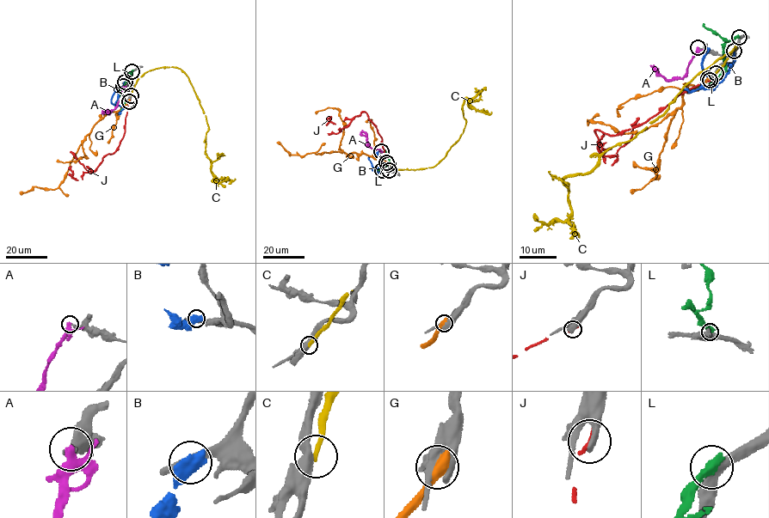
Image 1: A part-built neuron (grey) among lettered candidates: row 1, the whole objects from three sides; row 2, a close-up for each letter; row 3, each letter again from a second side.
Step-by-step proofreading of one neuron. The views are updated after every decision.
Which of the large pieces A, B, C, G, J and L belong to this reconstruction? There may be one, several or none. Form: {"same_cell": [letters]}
{"same_cell": []}

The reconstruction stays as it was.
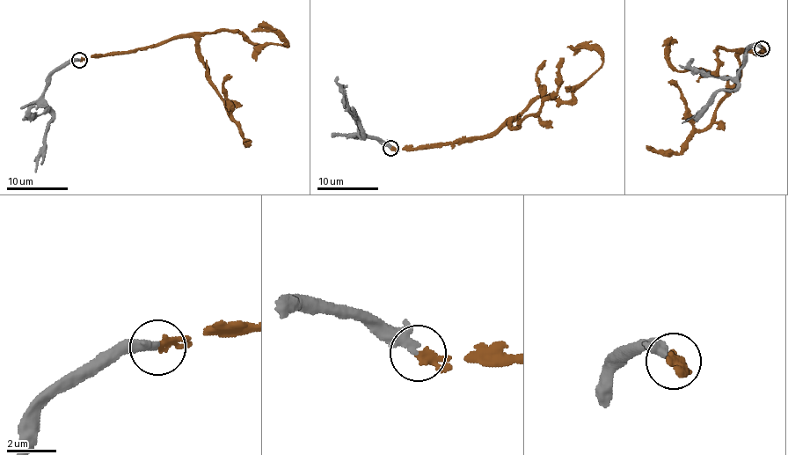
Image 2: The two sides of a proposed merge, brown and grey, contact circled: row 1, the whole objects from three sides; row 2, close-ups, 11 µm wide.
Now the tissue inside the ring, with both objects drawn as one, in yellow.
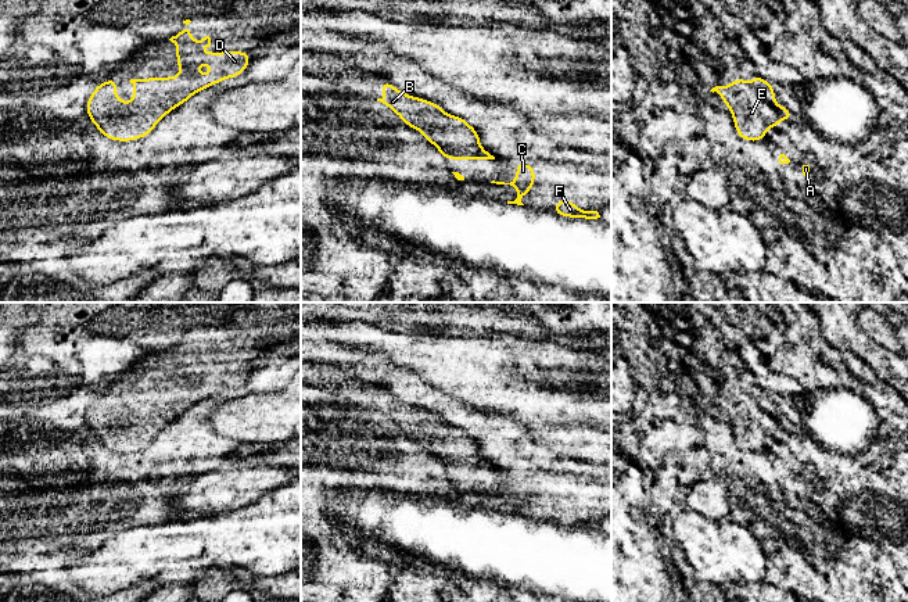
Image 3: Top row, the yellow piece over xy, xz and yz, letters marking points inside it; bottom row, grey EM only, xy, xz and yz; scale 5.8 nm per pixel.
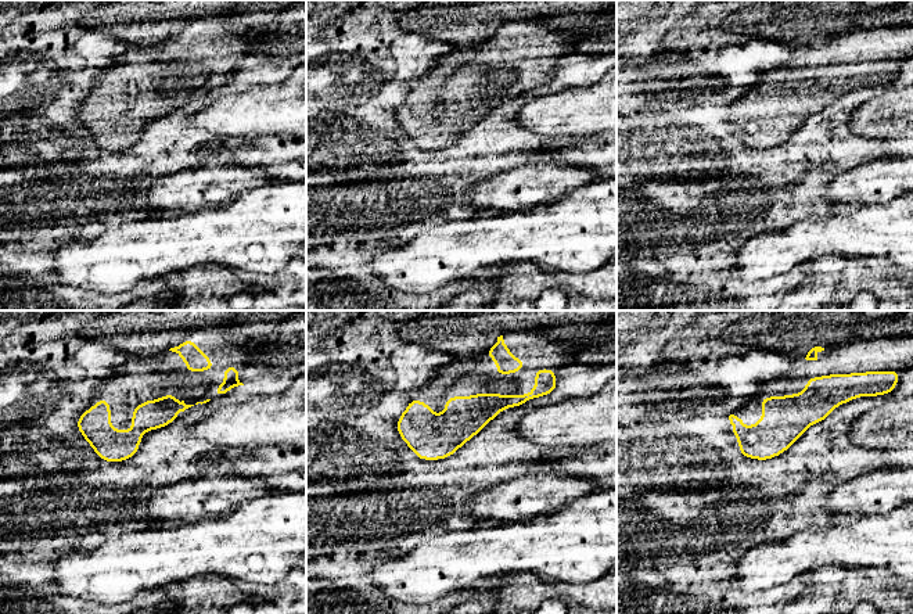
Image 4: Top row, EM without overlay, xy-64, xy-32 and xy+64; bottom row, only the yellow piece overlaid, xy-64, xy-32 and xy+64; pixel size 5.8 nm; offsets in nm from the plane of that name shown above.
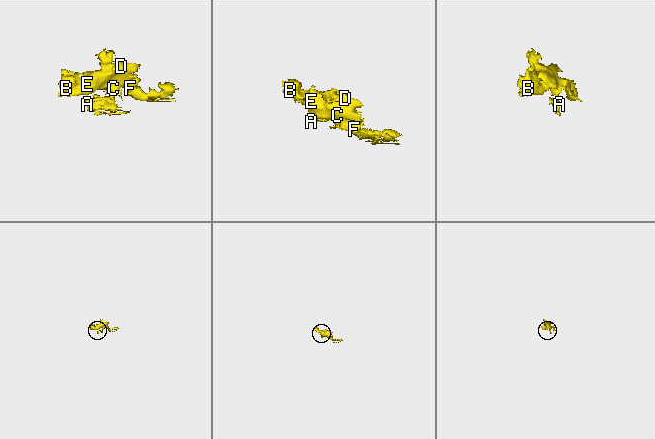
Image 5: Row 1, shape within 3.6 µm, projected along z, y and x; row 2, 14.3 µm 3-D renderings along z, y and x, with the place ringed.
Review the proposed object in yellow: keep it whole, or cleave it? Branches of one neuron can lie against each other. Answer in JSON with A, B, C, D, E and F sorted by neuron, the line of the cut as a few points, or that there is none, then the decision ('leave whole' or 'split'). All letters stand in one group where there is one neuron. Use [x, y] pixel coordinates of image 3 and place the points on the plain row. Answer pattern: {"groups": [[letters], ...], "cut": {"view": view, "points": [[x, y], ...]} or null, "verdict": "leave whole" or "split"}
{"groups": [["A", "B", "C", "D", "E", "F"]], "cut": null, "verdict": "leave whole"}

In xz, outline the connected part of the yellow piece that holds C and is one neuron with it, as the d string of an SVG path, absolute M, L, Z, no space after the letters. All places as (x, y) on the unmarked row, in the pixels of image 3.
M517 473L513 477L518 484L516 490L513 490L510 494L495 491L492 491L491 494L513 497L518 505L514 512L507 512L507 515L524 516L521 513L521 509L525 508L530 504L531 498L535 495L535 477L524 473Z

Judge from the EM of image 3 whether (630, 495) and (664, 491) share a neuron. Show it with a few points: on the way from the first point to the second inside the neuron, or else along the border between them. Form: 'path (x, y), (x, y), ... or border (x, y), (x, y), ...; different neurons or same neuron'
border (648, 490), (655, 511); different neurons

